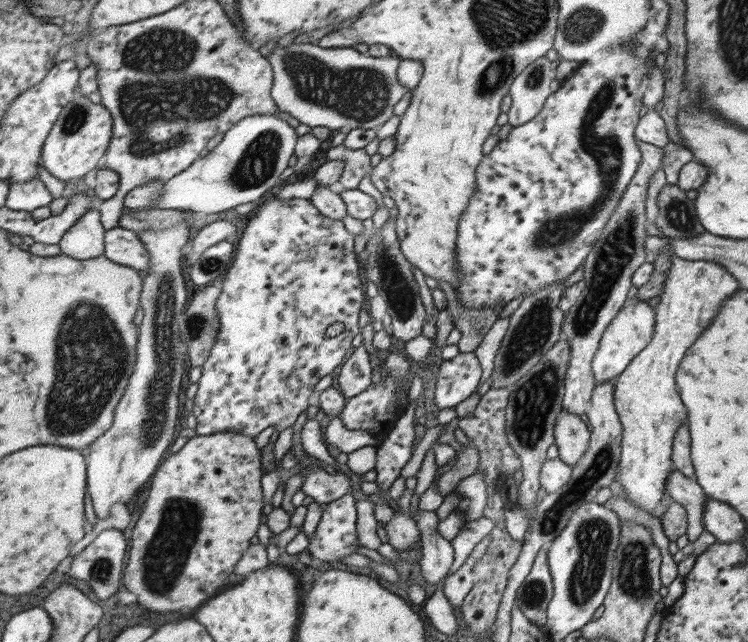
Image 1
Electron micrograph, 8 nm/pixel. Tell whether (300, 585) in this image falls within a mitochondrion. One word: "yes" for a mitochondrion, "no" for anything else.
no

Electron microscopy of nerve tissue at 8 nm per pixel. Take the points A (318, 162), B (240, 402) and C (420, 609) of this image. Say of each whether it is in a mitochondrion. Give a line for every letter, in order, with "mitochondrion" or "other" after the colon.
A: other
B: other
C: other

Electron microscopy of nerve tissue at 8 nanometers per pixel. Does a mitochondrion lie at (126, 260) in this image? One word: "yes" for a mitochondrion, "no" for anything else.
no

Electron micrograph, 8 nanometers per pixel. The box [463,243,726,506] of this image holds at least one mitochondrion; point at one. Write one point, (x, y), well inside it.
(532, 404)

